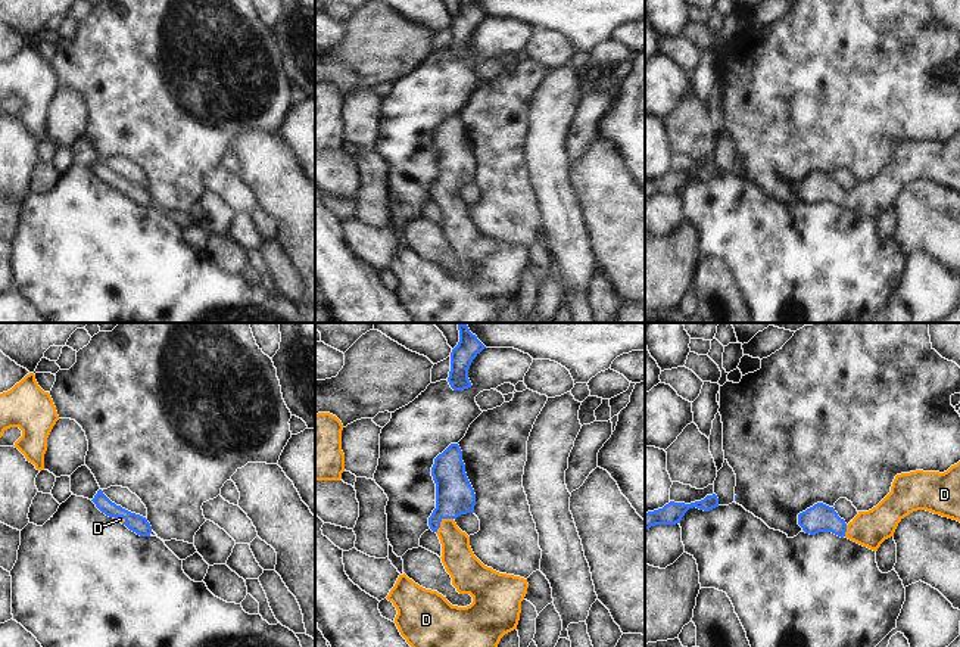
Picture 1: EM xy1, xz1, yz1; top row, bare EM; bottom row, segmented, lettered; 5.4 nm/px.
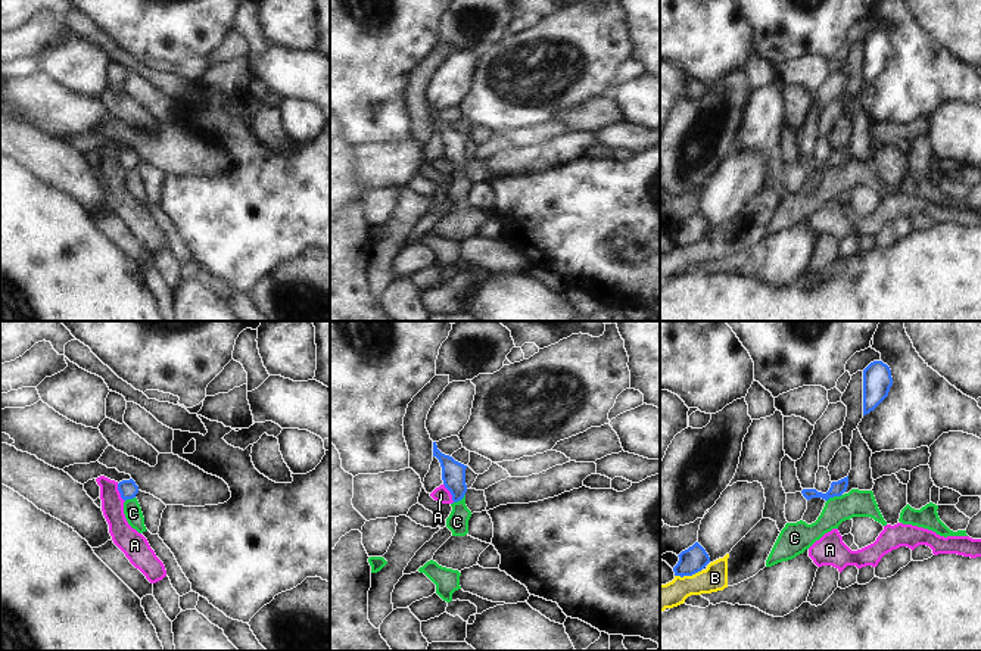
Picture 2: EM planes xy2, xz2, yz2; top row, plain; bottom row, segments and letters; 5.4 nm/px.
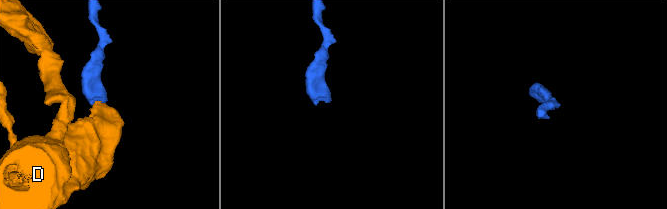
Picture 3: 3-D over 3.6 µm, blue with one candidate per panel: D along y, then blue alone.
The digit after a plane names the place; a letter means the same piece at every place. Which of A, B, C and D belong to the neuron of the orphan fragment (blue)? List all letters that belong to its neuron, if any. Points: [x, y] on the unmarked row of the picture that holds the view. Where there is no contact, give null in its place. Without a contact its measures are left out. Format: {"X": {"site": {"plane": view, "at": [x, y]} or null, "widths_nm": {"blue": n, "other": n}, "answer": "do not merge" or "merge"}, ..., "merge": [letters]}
{"A": {"site": {"plane": "xz2", "at": [451, 164]}, "widths_nm": {"blue": 130, "other": 90}, "answer": "do not merge"}, "B": {"site": {"plane": "yz2", "at": [688, 245]}, "widths_nm": {"blue": 140, "other": 140}, "answer": "do not merge"}, "C": {"site": {"plane": "yz2", "at": [834, 165]}, "widths_nm": {"blue": 80, "other": 150}, "answer": "do not merge"}, "D": {"site": {"plane": "xz1", "at": [440, 190]}, "widths_nm": {"blue": 200, "other": 180}, "answer": "merge"}, "merge": ["D"]}

